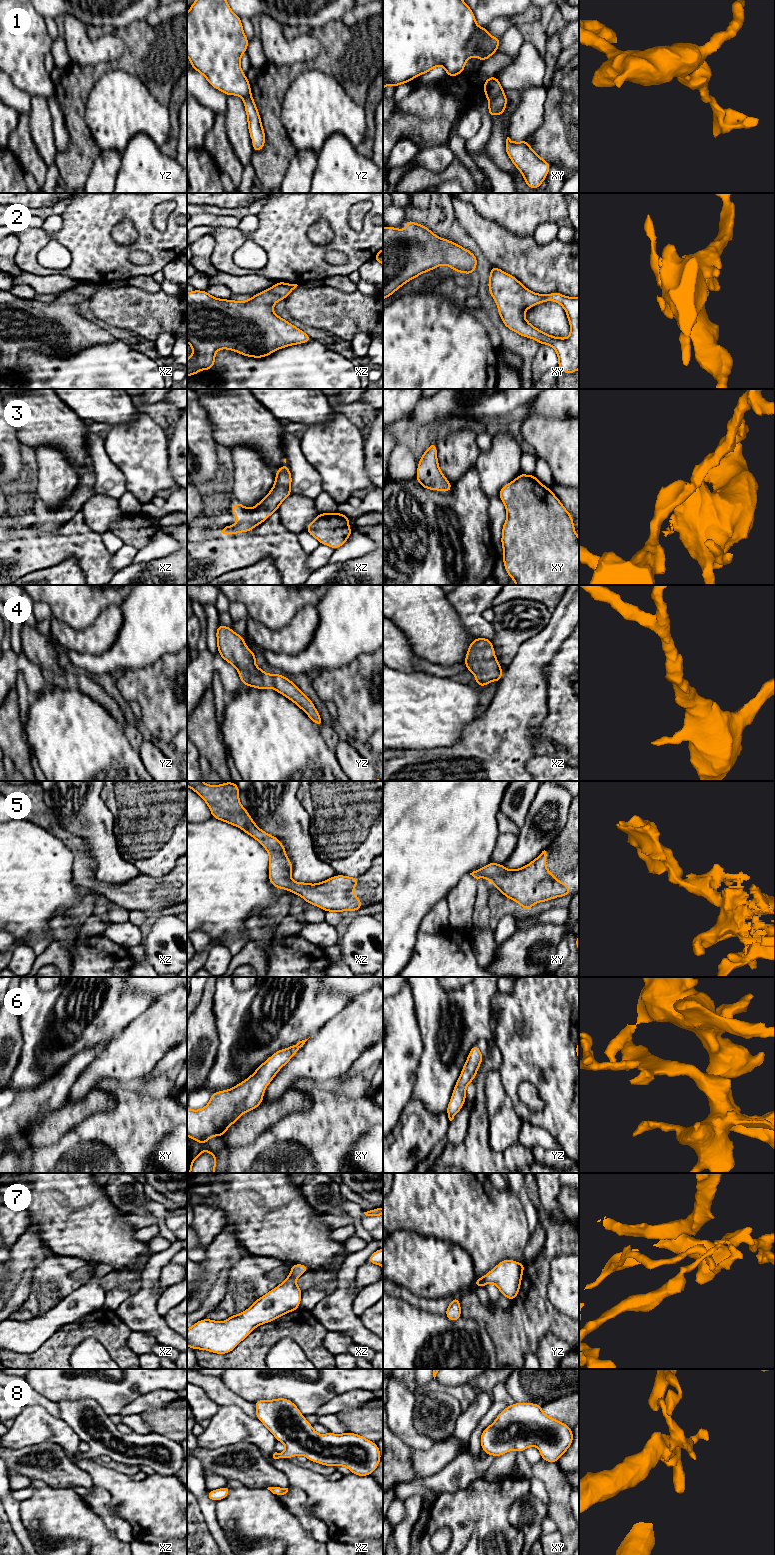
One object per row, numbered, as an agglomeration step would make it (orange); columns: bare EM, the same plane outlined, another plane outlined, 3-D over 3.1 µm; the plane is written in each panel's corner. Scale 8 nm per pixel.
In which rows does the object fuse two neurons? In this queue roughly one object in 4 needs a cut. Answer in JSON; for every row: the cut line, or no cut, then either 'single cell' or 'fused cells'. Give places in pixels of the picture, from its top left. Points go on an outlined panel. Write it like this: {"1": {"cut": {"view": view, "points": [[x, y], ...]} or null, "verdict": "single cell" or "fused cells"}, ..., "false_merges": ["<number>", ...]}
{"1": {"cut": {"view": "xy", "points": [[503, 91], [489, 101]]}, "verdict": "fused cells"}, "2": {"cut": null, "verdict": "single cell"}, "3": {"cut": null, "verdict": "single cell"}, "4": {"cut": null, "verdict": "single cell"}, "5": {"cut": null, "verdict": "single cell"}, "6": {"cut": null, "verdict": "single cell"}, "7": {"cut": {"view": "yz", "points": [[482, 1277], [485, 1284]]}, "verdict": "fused cells"}, "8": {"cut": null, "verdict": "single cell"}, "false_merges": ["1", "7"]}

